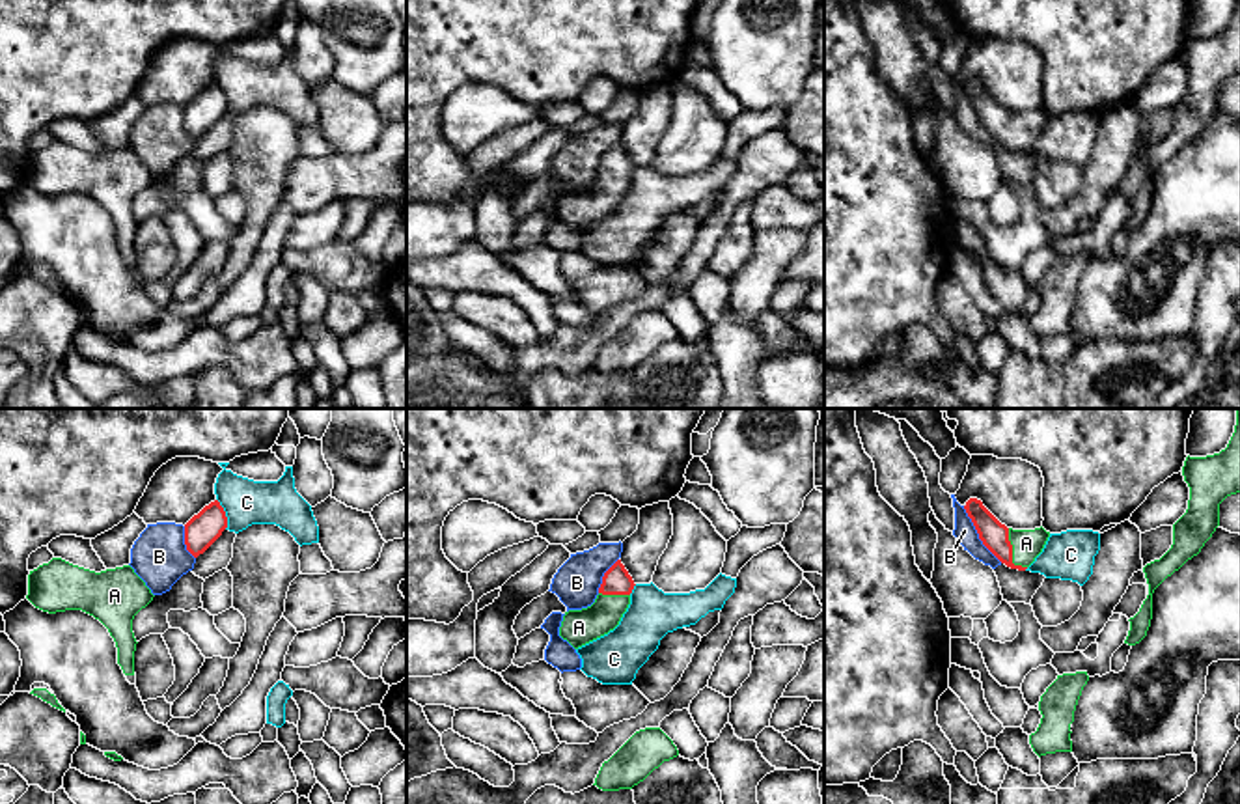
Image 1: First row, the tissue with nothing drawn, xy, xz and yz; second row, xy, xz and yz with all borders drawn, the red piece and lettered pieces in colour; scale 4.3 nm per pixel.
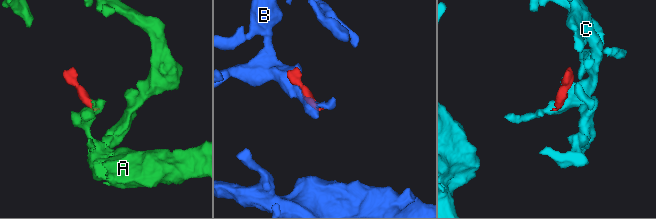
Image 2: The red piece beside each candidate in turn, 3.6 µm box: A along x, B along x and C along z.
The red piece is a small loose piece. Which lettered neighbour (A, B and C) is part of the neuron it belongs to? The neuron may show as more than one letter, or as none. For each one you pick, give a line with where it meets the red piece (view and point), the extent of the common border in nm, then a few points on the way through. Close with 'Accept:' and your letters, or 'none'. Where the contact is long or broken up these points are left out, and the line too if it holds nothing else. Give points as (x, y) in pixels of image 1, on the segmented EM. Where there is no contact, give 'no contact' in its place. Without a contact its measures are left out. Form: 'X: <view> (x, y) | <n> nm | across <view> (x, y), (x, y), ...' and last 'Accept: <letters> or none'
A: yz (1011, 553) | 190 nm | across yz (994, 536), (1011, 553), (1026, 543)
Accept: A

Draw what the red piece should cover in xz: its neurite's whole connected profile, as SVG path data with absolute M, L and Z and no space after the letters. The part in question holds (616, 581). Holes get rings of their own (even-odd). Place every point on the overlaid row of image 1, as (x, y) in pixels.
M617 560L602 576L595 603L563 616L559 636L574 649L613 631L630 604L634 580Z

